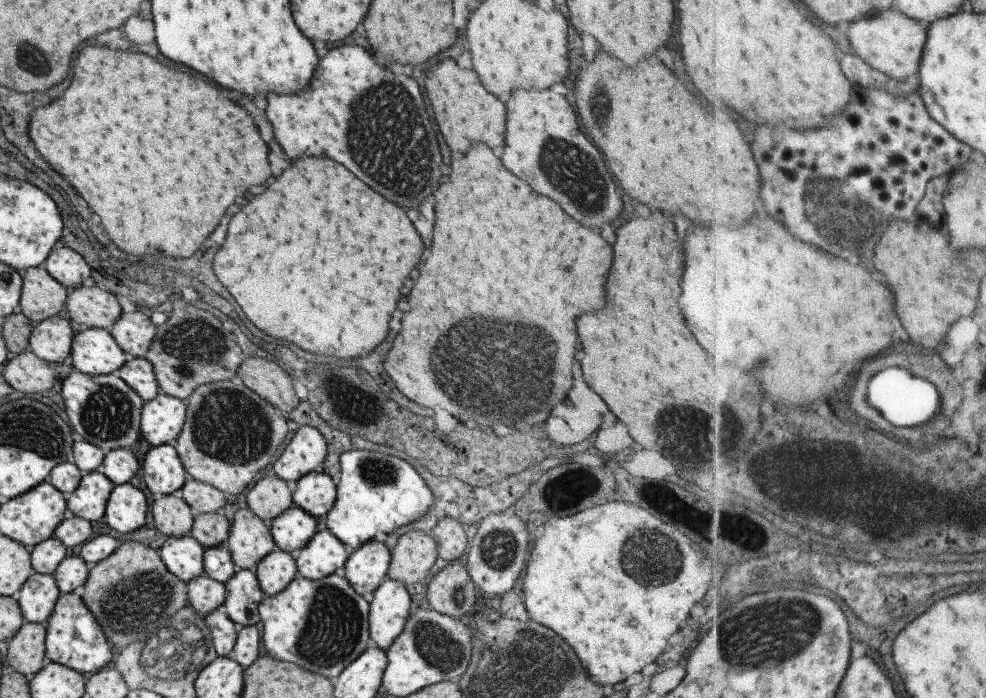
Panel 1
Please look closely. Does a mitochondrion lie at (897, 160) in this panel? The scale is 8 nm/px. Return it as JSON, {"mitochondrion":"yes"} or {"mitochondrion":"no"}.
{"mitochondrion":"no"}

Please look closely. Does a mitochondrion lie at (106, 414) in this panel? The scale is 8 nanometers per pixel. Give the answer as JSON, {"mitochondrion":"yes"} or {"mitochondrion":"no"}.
{"mitochondrion":"yes"}

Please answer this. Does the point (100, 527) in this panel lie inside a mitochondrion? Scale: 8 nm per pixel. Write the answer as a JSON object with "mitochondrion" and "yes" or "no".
{"mitochondrion":"no"}

